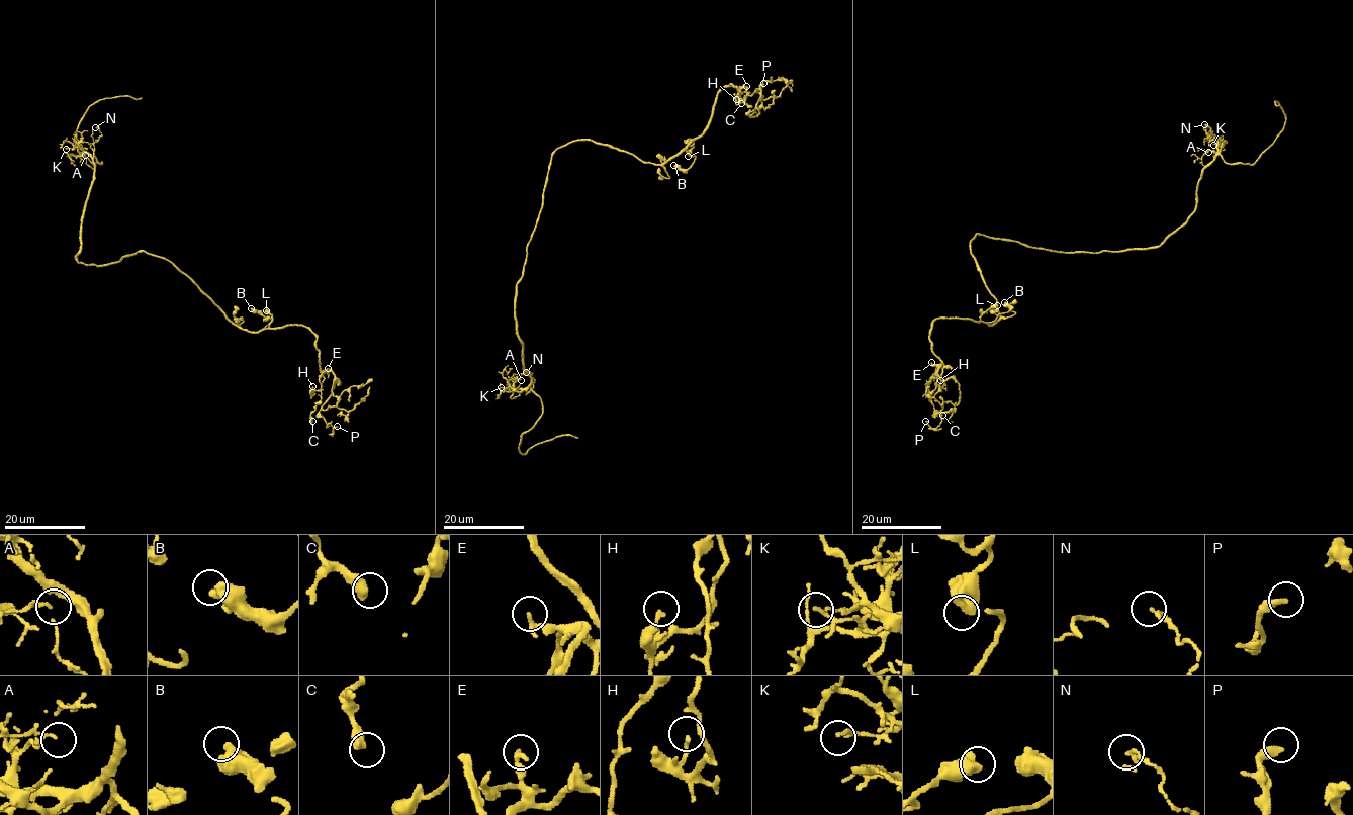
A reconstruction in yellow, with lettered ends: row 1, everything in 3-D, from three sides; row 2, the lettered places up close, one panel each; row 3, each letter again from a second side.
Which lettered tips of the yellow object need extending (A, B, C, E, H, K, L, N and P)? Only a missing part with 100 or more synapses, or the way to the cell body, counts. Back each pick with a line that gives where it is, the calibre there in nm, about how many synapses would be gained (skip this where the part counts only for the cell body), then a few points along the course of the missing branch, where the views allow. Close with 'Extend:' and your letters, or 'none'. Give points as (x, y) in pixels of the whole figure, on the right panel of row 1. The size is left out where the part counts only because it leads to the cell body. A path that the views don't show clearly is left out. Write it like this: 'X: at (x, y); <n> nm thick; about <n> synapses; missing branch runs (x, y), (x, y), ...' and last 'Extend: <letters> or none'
Extend: none

